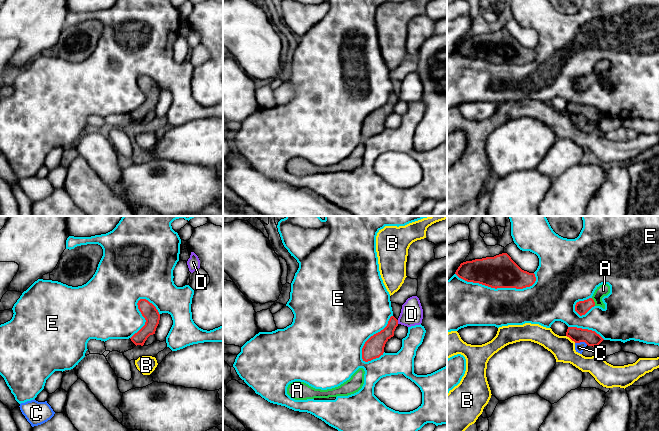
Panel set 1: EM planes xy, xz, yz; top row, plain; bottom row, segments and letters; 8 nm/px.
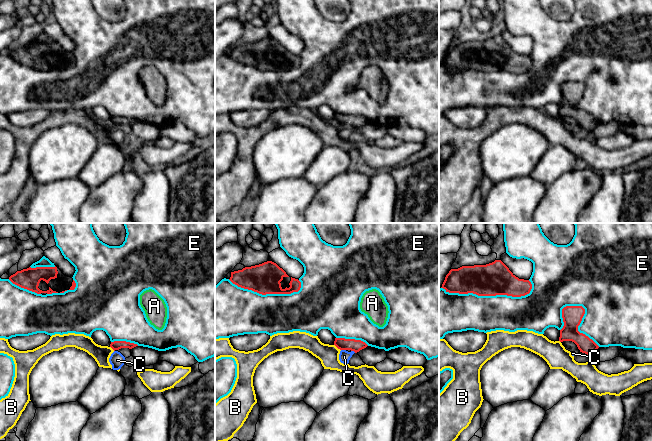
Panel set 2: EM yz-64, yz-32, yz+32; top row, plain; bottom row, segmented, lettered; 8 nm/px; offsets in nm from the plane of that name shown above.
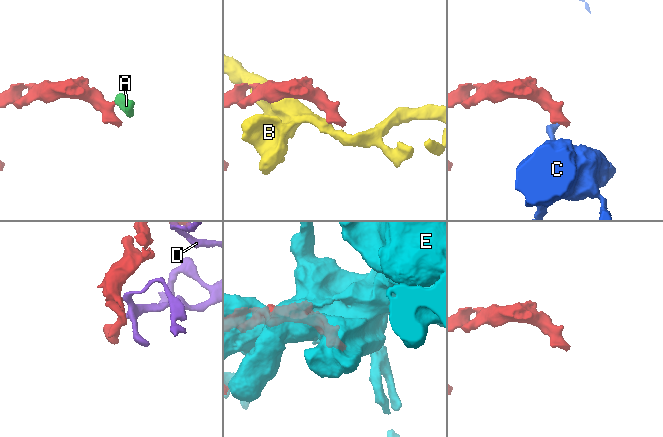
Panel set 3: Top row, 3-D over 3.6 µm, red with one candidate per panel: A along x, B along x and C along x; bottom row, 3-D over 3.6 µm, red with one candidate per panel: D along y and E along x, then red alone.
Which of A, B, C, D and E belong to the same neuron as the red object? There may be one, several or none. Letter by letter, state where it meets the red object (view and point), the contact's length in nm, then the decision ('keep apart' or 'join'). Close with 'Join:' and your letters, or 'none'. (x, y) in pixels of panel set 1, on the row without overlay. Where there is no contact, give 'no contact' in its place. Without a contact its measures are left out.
A: contact yz (594, 78); length 70 nm; join
B: contact yz (571, 115); length 100 nm; keep apart
C: contact yz (581, 117); length 110 nm; keep apart
D: contact xz (397, 98); length 30 nm; keep apart
E: contact yz (496, 64); length 650 nm; keep apart
Join: A

